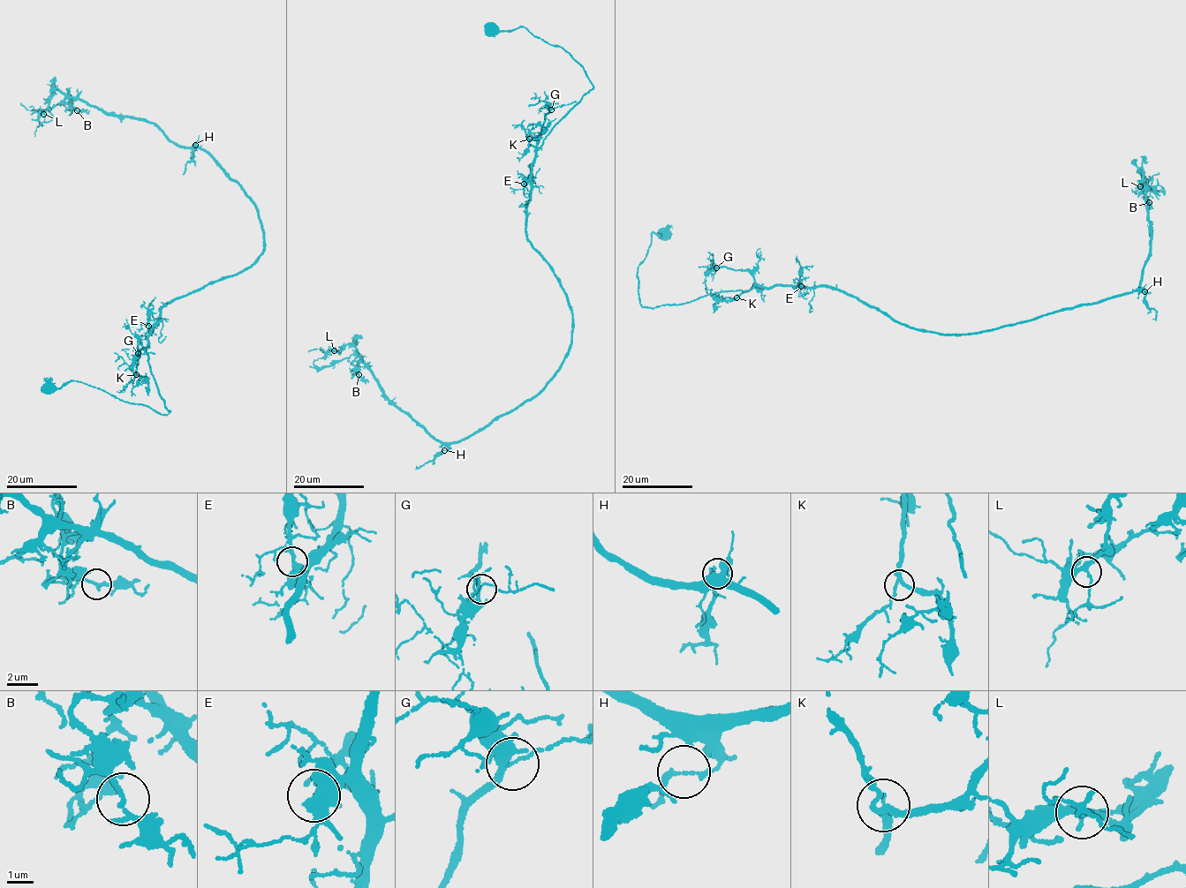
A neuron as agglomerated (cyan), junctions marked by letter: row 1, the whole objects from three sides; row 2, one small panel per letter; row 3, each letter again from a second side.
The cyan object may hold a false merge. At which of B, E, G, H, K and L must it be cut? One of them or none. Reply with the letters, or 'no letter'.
H

